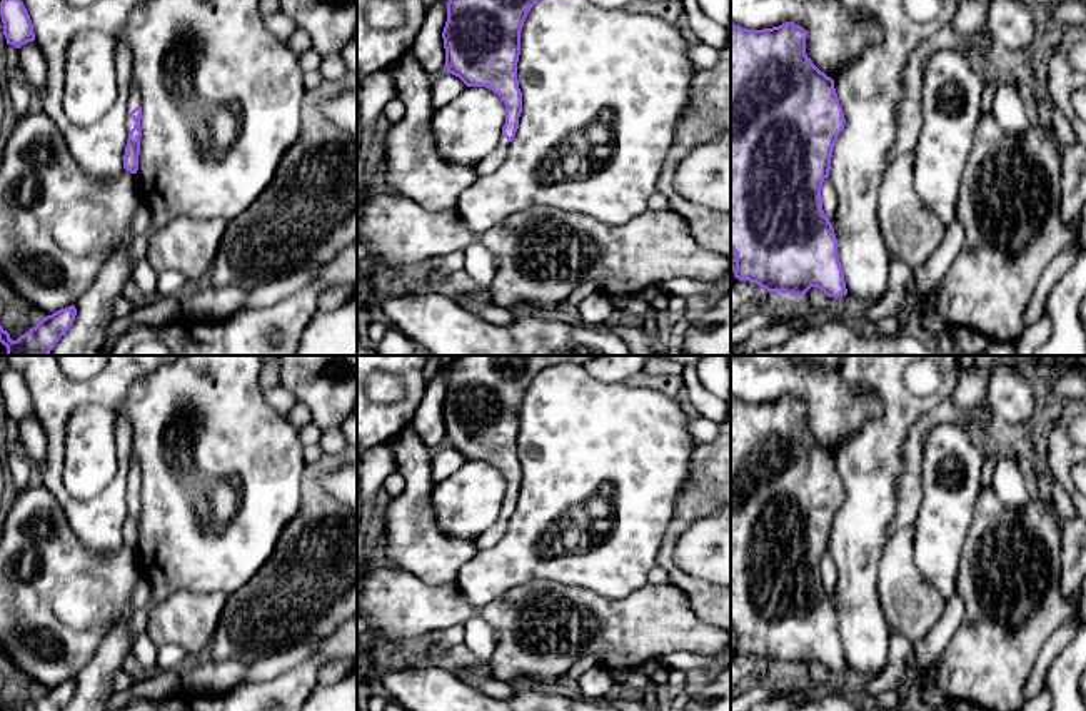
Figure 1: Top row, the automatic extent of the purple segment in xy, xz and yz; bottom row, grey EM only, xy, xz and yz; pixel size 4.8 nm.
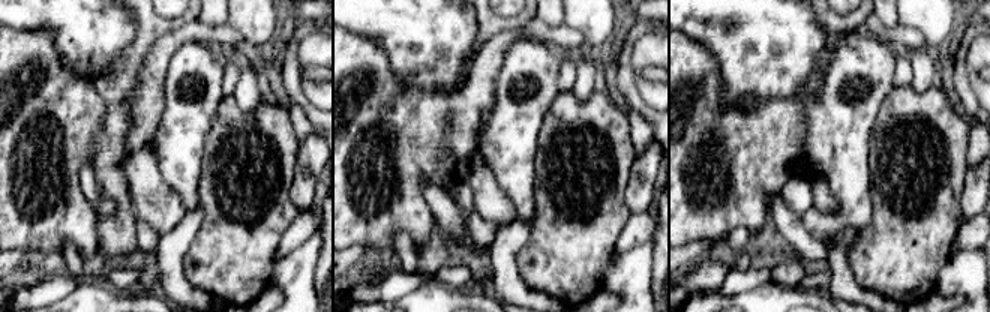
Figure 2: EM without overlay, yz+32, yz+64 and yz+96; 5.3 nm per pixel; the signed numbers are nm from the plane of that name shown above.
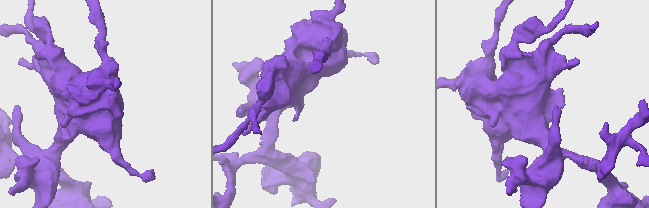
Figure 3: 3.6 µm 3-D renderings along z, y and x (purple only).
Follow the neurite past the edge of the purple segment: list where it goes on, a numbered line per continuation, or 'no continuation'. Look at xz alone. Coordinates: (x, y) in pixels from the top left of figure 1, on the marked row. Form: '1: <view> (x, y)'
1: xz (494, 161)

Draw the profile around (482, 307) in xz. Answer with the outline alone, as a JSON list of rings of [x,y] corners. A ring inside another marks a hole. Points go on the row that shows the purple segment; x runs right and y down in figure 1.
[[[459,292],[454,295],[454,300],[467,312],[495,325],[509,325],[514,319],[510,309],[497,307],[490,299],[477,297],[470,292]]]

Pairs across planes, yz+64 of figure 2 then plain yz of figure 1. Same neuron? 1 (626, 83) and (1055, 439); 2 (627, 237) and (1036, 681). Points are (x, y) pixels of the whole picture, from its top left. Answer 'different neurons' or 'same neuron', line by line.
1: same neuron
2: same neuron

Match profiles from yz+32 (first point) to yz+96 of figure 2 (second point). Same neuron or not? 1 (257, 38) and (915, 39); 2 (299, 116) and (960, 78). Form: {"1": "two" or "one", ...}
{"1": "two", "2": "two"}

